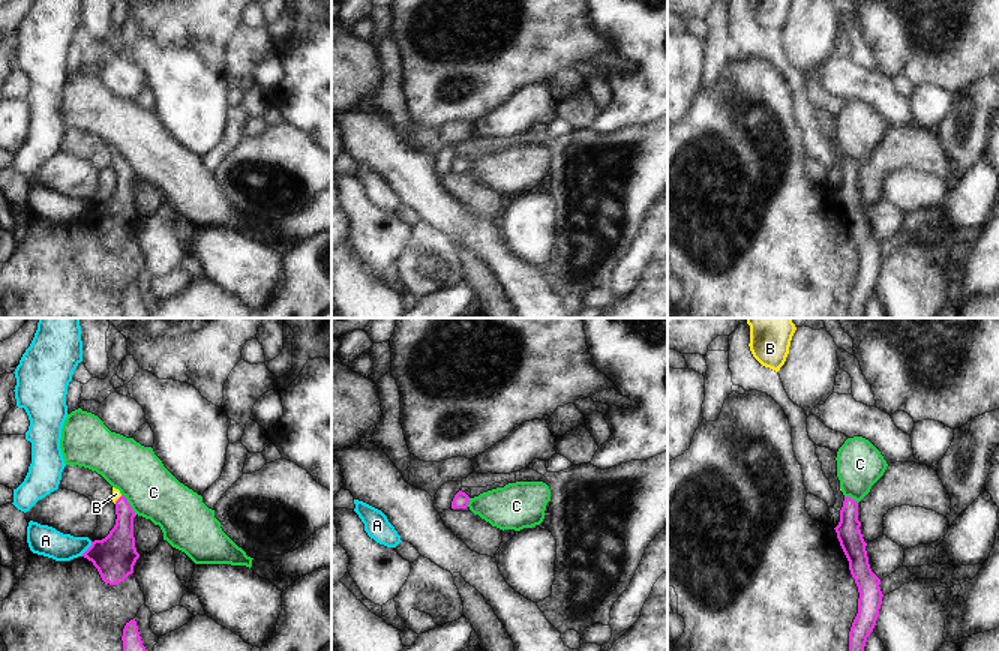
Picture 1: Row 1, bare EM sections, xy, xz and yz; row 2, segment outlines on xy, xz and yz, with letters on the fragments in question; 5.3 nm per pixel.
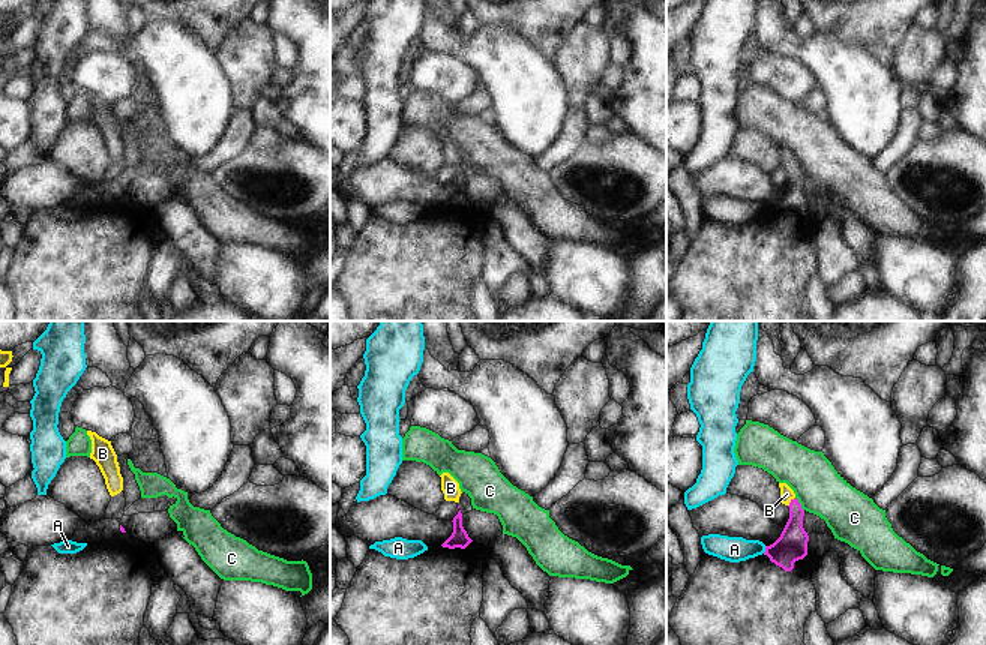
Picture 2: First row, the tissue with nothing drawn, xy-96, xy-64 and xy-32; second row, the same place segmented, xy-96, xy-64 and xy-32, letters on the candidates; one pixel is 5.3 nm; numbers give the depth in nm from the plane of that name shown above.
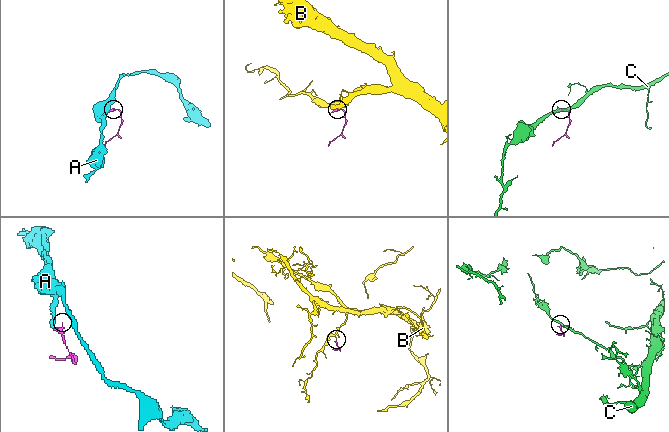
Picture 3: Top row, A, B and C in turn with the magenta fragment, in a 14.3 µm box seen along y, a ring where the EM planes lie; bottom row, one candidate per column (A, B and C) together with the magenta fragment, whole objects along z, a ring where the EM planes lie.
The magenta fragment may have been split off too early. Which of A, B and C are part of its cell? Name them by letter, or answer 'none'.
B

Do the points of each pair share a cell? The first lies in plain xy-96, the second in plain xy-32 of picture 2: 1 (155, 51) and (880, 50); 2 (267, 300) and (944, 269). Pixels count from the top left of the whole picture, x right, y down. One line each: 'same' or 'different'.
1: different
2: same

